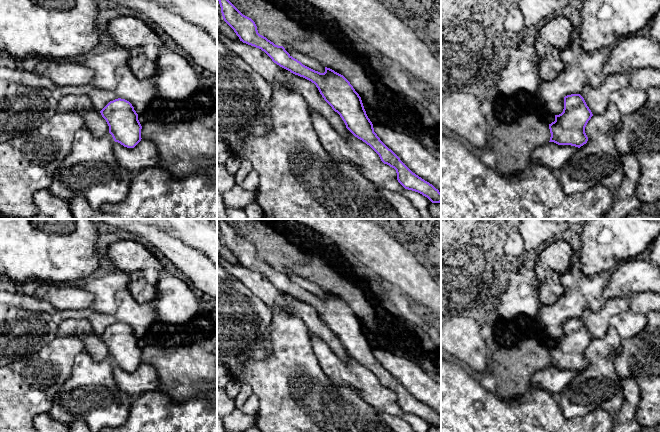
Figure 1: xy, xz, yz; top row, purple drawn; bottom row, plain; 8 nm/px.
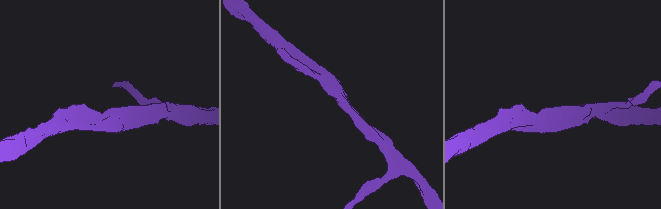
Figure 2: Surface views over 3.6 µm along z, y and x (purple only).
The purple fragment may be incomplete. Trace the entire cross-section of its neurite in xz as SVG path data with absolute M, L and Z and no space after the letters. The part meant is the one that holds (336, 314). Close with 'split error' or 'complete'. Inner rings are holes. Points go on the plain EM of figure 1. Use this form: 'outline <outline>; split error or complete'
outline M217 219L217 223L221 231L221 237L224 245L234 254L240 265L261 273L272 283L274 287L280 291L314 307L324 324L332 331L335 336L340 339L346 349L346 352L355 361L369 369L379 379L381 385L384 388L387 388L396 394L397 404L405 413L422 418L432 427L441 426L441 417L439 414L429 406L413 397L400 384L400 382L380 364L380 362L374 356L373 348L366 338L361 321L343 299L327 291L325 291L324 297L320 297L303 289L300 285L293 282L283 270L275 269L266 261L260 259L258 257L255 246L251 242L243 239L227 222L223 221L222 219Z; complete

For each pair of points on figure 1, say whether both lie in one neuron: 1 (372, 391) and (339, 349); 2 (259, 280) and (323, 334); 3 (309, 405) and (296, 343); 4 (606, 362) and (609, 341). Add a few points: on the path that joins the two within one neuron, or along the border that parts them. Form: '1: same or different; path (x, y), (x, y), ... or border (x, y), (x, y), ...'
1: different; border (327, 344), (338, 356), (347, 359)
2: same; path (275, 296), (279, 300), (295, 305), (308, 318)
3: same; path (296, 390), (296, 358)
4: same; path (606, 357), (607, 346)

